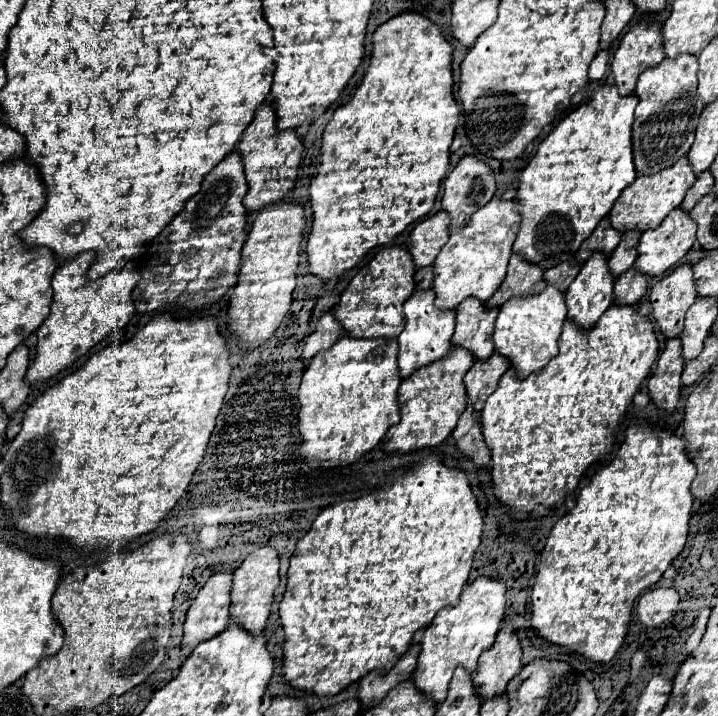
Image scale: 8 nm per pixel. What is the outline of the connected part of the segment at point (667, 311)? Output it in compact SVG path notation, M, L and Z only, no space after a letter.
M684 264L668 272L650 292L652 320L658 322L666 338L678 338L684 330L684 314L698 298L692 266Z

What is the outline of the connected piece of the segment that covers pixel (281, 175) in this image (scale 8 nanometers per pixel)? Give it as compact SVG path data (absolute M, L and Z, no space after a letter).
M262 104L256 110L252 124L244 130L242 142L238 144L238 152L244 162L244 174L248 180L248 192L244 196L244 208L246 208L248 216L264 210L270 204L282 202L282 198L294 188L302 150L304 150L304 146L302 146L300 138L296 136L296 132L292 132L292 130L280 132L276 128L274 108L270 104Z

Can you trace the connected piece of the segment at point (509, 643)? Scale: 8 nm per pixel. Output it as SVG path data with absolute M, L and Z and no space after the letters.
M504 626L490 650L480 656L478 670L472 674L476 694L482 700L502 696L506 684L522 670L522 648L512 628Z

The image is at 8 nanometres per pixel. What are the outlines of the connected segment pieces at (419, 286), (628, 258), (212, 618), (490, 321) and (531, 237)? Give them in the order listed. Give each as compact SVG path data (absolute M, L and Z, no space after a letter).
M432 266L428 268L420 268L416 272L416 290L424 290L432 286Z
M626 230L622 234L622 240L620 240L618 248L608 258L608 268L610 268L614 278L624 274L628 268L632 268L634 260L638 258L638 250L636 250L638 248L638 240L640 240L638 230Z
M218 572L210 576L210 580L204 584L188 608L182 646L188 646L192 650L196 644L218 636L230 626L230 588L230 572Z
M466 298L456 310L456 330L452 346L466 348L474 360L488 360L494 352L492 332L498 308L488 310L476 298Z
M598 86L588 100L584 100L574 112L570 112L538 146L530 164L522 170L516 190L516 200L522 216L522 224L516 234L512 252L520 254L524 260L548 270L562 262L574 258L580 244L596 230L598 222L610 212L616 198L626 186L636 180L636 170L632 168L632 122L636 96L622 98L616 86Z

